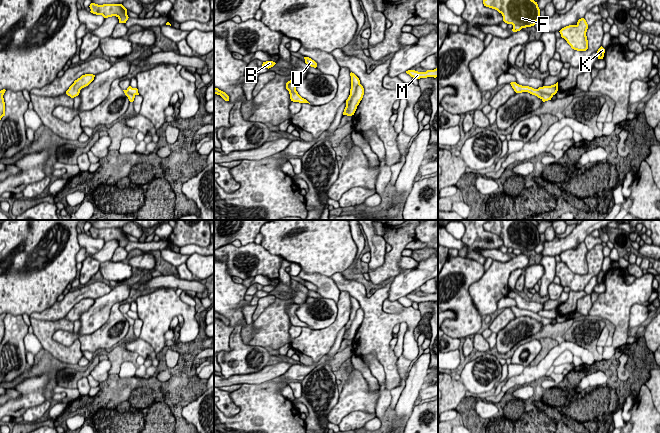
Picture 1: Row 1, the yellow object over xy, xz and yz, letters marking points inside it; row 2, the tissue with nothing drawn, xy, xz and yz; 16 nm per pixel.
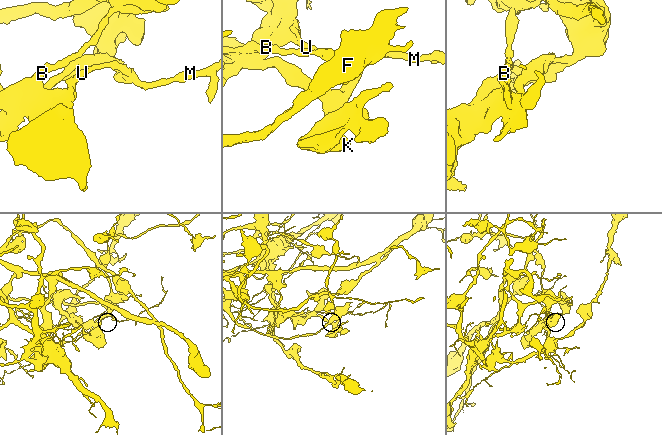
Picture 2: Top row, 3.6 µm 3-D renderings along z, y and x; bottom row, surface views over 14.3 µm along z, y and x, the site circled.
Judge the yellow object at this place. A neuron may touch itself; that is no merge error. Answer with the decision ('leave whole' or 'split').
split

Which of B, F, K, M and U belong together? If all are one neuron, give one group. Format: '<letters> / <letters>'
B U / F K M

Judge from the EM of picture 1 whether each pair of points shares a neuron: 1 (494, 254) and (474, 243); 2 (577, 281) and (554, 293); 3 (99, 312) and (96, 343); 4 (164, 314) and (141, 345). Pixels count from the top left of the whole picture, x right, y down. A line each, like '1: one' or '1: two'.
1: two
2: two
3: two
4: two

